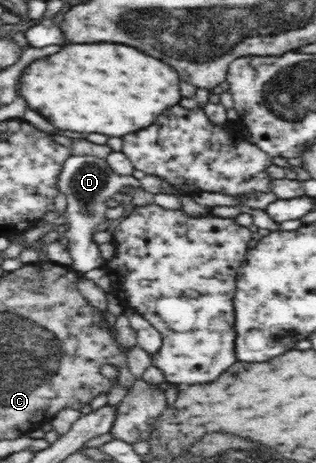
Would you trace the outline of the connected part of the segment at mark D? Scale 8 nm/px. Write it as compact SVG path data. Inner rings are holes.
M72 156L64 162L64 168L60 172L57 180L57 188L60 192L66 194L68 208L64 214L64 220L68 222L66 238L68 238L68 253L72 264L69 266L72 270L83 276L85 272L92 269L98 269L103 264L102 254L98 249L98 244L92 239L92 234L96 232L96 226L104 220L106 205L104 200L108 200L112 194L120 192L122 188L134 186L134 189L141 186L140 180L133 176L119 176L108 167L107 160L101 160L94 156Z

